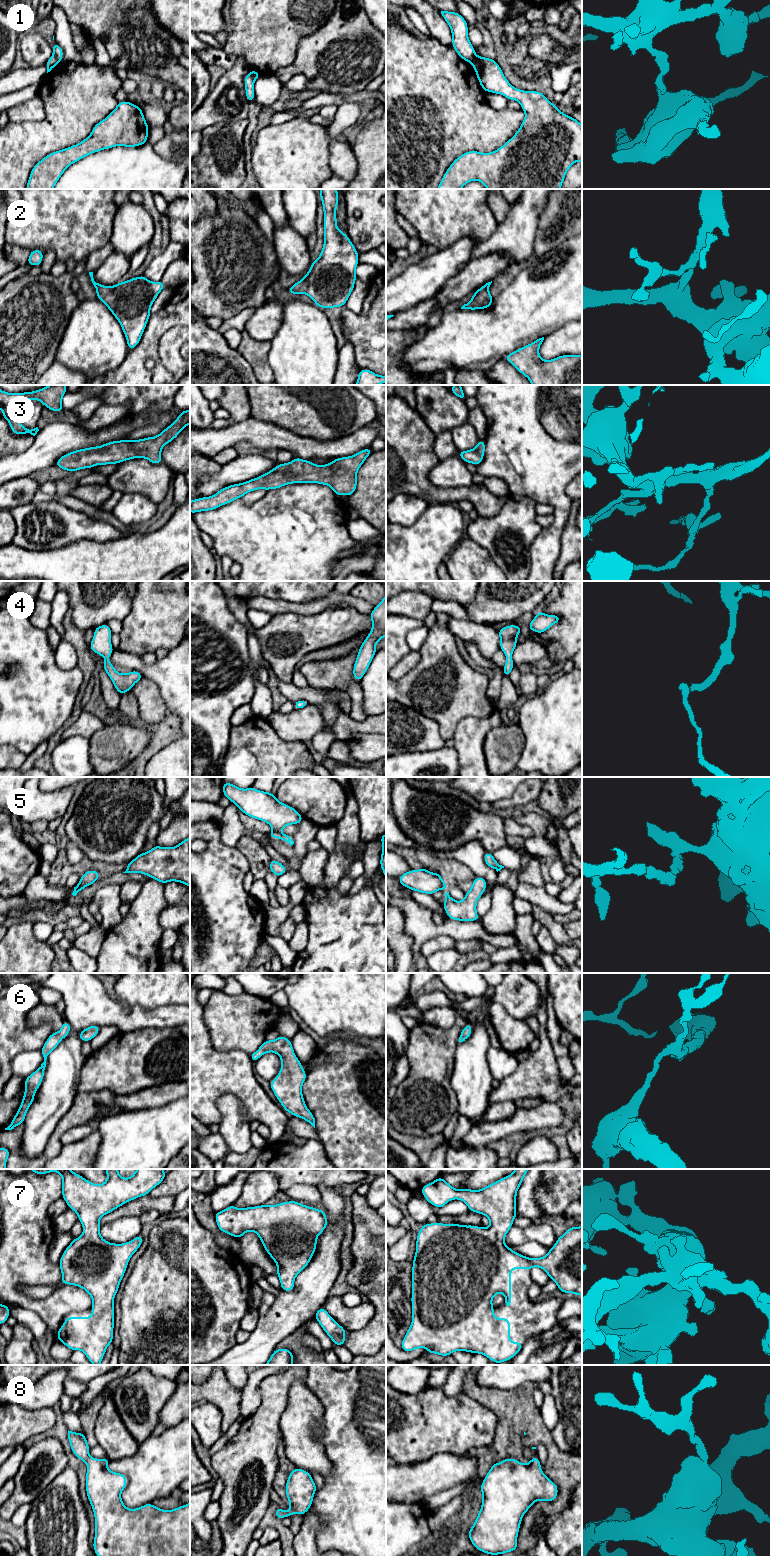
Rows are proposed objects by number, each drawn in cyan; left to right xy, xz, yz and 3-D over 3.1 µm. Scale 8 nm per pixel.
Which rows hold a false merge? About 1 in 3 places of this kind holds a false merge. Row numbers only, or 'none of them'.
1, 5

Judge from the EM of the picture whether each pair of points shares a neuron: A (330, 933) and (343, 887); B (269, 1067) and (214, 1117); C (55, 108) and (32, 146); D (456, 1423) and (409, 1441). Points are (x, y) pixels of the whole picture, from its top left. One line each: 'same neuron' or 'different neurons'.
A: different neurons
B: different neurons
C: same neuron
D: same neuron

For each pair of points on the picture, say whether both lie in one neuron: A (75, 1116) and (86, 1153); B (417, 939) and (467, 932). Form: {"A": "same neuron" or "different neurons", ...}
{"A": "different neurons", "B": "same neuron"}

